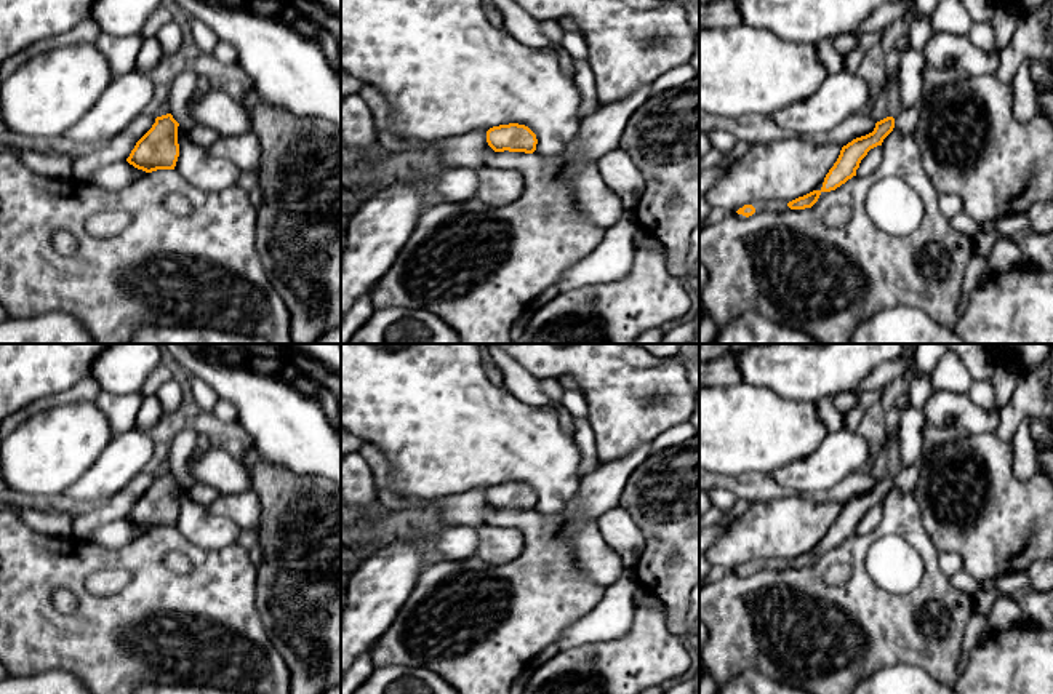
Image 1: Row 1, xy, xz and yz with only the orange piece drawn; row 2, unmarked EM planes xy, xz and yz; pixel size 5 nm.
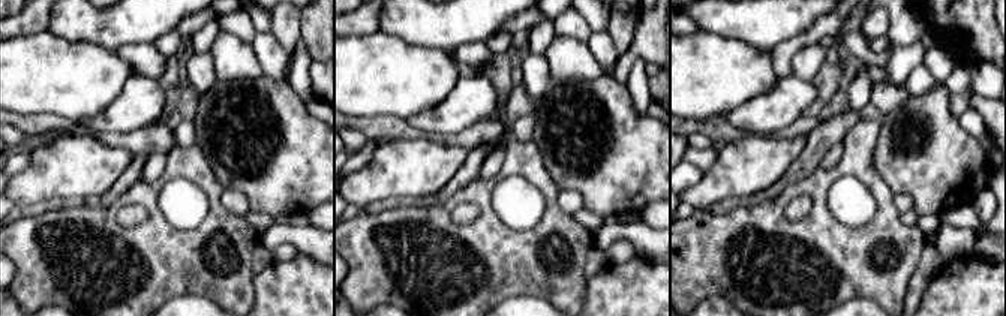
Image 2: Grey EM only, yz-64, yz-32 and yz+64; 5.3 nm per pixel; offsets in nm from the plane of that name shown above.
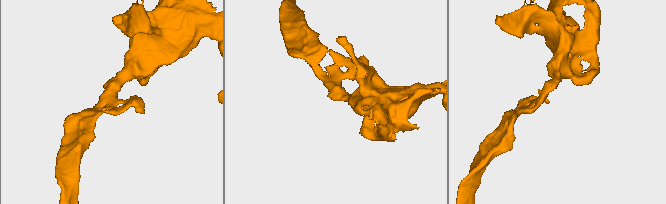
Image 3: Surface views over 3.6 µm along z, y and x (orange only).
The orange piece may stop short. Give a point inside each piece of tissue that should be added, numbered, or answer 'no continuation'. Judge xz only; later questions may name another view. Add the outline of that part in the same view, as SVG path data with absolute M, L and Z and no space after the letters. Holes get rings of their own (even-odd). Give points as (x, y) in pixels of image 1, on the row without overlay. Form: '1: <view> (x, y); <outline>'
no continuation

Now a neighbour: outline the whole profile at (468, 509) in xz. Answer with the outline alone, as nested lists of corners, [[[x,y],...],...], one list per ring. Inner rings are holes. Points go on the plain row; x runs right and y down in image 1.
[[[477,488],[469,493],[440,497],[434,524],[470,528],[486,524],[486,489]]]

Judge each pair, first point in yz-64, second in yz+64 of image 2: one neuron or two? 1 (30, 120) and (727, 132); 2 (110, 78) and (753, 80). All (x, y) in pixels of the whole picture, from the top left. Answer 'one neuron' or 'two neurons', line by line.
1: one neuron
2: one neuron

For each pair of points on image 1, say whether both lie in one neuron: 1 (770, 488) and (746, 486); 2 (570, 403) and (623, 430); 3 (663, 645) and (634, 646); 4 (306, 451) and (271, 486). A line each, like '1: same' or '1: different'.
1: same
2: different
3: same
4: different

